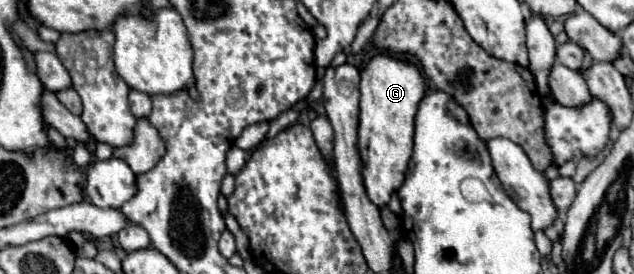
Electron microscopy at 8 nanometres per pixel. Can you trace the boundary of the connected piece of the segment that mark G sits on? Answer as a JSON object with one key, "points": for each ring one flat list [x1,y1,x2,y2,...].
{"points":[[376,55,362,71,358,153,362,159,362,179,368,199,378,205,378,209,388,205,392,193,396,193,404,181,414,147,414,117,424,93,426,89,420,71,406,61]]}

